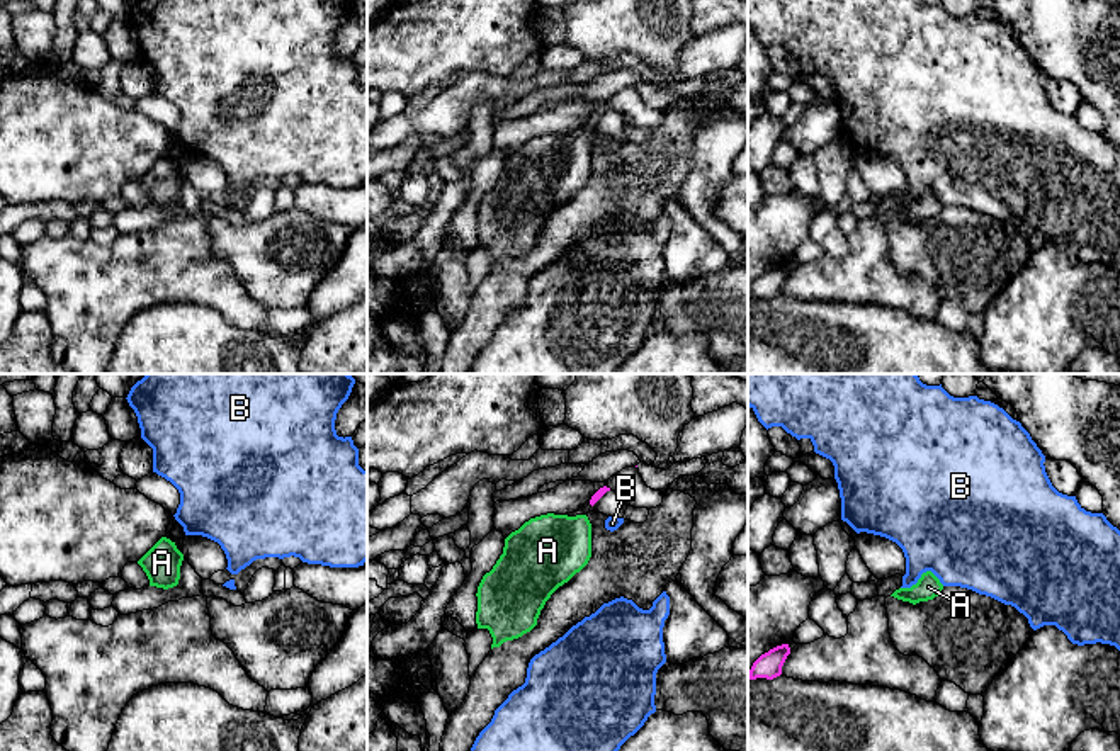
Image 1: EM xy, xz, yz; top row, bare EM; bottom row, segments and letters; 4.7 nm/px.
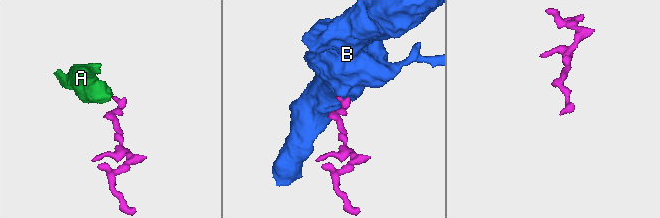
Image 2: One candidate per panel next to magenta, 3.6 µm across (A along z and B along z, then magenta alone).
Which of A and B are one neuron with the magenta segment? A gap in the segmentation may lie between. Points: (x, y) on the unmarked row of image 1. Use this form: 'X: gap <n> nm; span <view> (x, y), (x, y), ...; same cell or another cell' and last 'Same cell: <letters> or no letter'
A: gap 60 nm; span xz (592, 124), (585, 135); same cell
B: gap 100 nm; span xz (593, 123), (609, 136); another cell
Same cell: A

